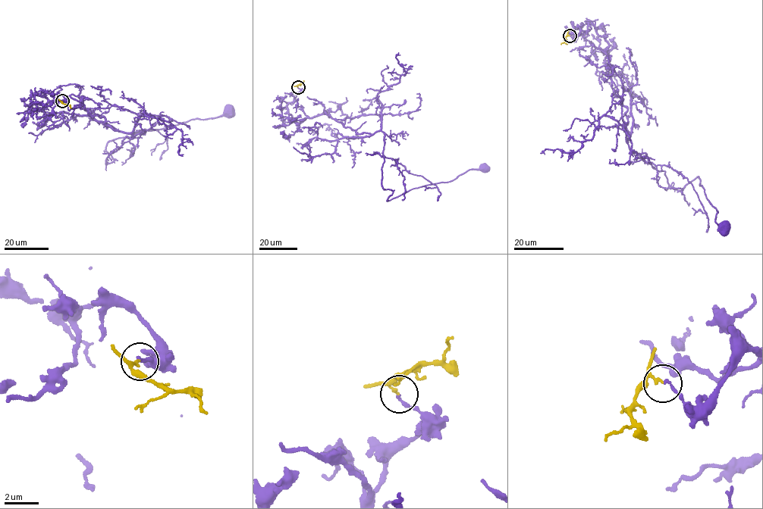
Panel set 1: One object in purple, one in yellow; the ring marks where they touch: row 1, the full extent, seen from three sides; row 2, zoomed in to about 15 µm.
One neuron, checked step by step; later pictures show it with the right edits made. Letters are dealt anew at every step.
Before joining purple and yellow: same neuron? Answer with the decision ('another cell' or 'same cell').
another cell

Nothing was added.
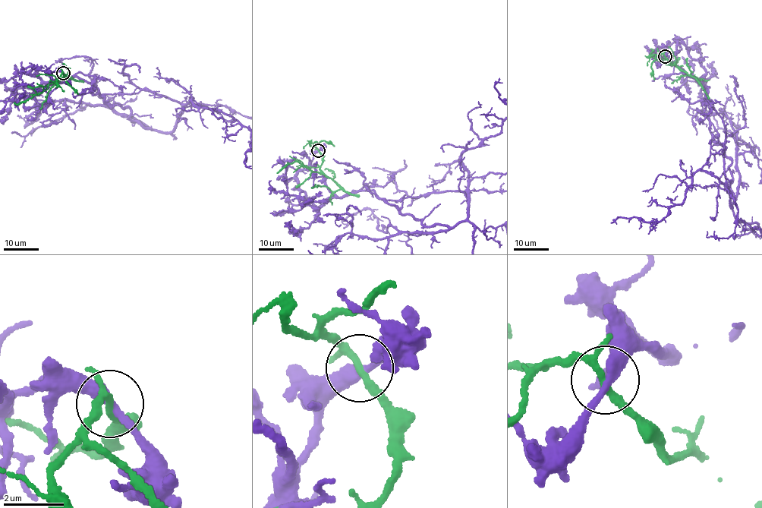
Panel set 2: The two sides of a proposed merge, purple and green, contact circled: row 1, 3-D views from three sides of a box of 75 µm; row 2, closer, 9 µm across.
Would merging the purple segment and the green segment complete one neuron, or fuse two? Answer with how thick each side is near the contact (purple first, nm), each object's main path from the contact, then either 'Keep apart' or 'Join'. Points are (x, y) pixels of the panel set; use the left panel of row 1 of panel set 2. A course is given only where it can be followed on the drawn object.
Thickness 340 nm (purple) against 190 nm. Course of green: (63, 73), (63, 77), (58, 80), (70, 78), (60, 80), (50, 88), (40, 109). Keep apart

